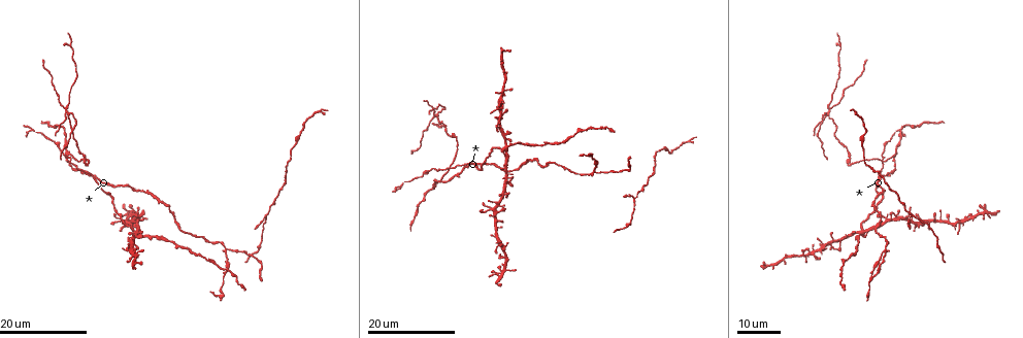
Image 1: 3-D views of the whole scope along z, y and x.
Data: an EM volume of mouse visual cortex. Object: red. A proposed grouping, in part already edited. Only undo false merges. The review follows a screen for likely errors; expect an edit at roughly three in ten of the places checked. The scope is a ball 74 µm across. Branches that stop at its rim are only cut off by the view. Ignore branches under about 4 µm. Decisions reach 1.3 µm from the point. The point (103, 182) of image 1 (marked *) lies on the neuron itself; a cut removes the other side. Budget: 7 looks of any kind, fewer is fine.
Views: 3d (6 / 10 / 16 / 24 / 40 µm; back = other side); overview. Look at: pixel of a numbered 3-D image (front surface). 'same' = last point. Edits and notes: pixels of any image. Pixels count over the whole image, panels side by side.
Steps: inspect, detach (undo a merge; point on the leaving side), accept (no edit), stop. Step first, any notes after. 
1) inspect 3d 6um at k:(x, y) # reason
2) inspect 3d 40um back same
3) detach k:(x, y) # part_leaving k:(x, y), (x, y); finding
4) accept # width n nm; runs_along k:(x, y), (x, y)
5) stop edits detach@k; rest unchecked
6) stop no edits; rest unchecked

inspect 3d 24um at 1:(503, 146) # small branch off a trunk

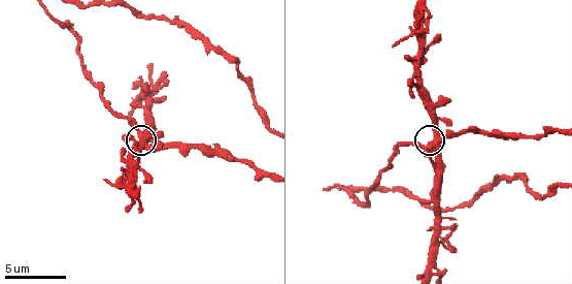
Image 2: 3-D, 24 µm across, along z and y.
inspect 3d 10um at 2:(435, 143) # zoom in

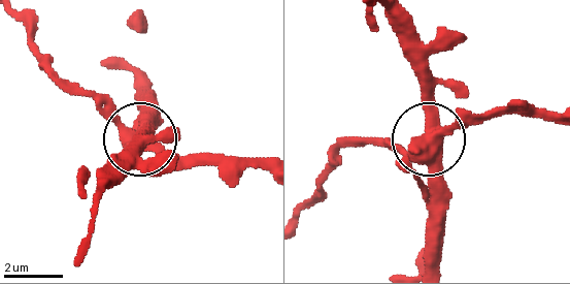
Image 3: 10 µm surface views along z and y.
detach 3:(134, 139) # part_leaving 3:(432, 146), (432, 261); two neurons meet here

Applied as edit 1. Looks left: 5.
inspect overview

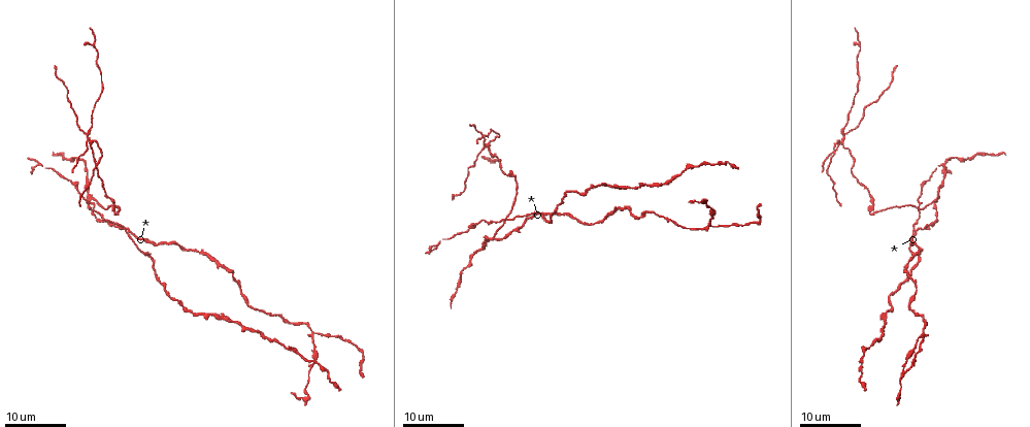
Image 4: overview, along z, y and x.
inspect 3d 24um at 4:(711, 227)

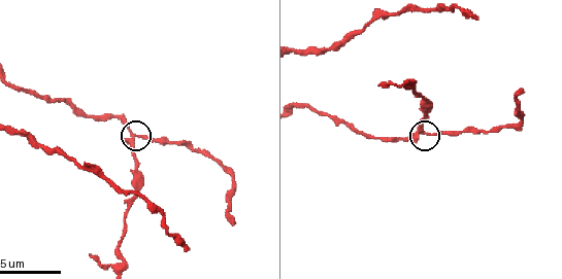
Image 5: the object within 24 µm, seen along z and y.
inspect 3d 6um at 5:(136, 136) # closer look

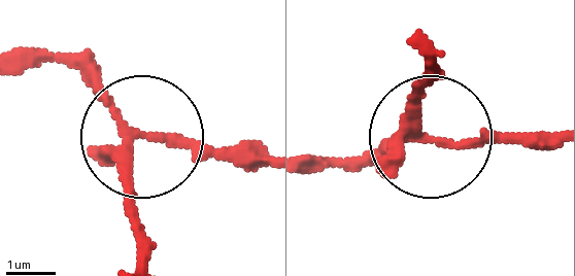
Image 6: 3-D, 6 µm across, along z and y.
inspect 3d 6um back at 6:(134, 141) # other side

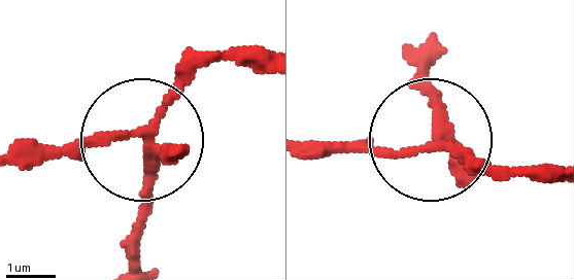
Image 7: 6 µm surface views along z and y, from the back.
detach 7:(144, 195) # arms 4; part_leaving 7:(147, 140), (135, 259); a second neuron is stuck on

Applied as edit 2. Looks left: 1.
stop edits detach@3, detach@7; rest unchecked

